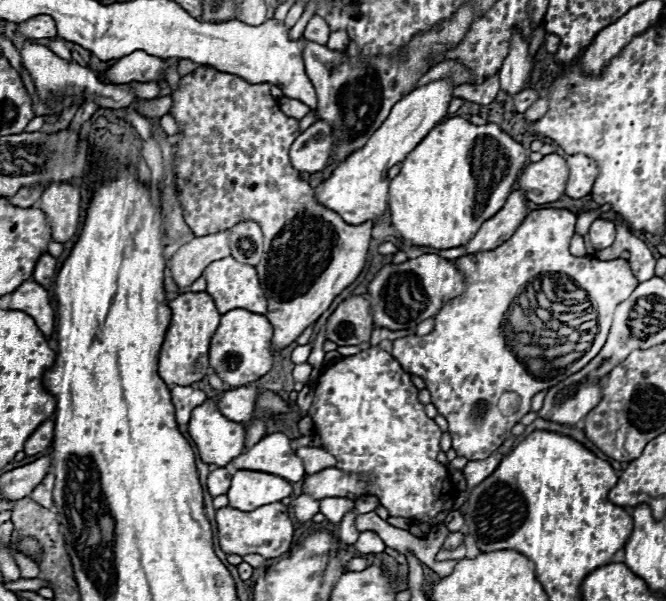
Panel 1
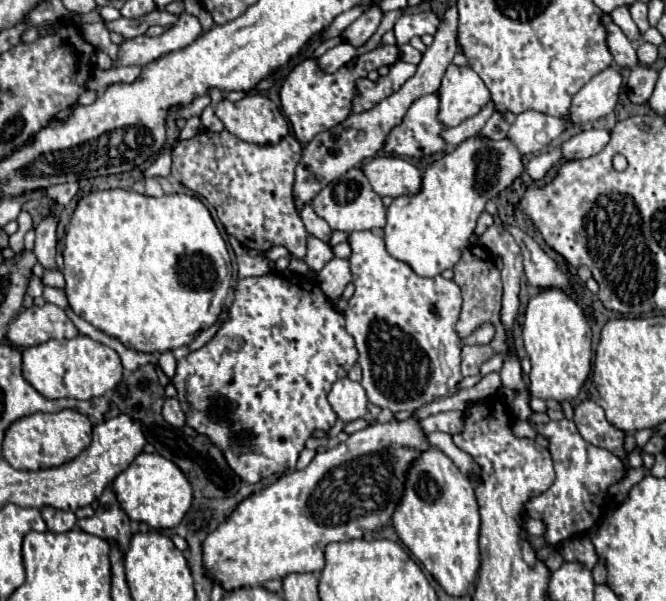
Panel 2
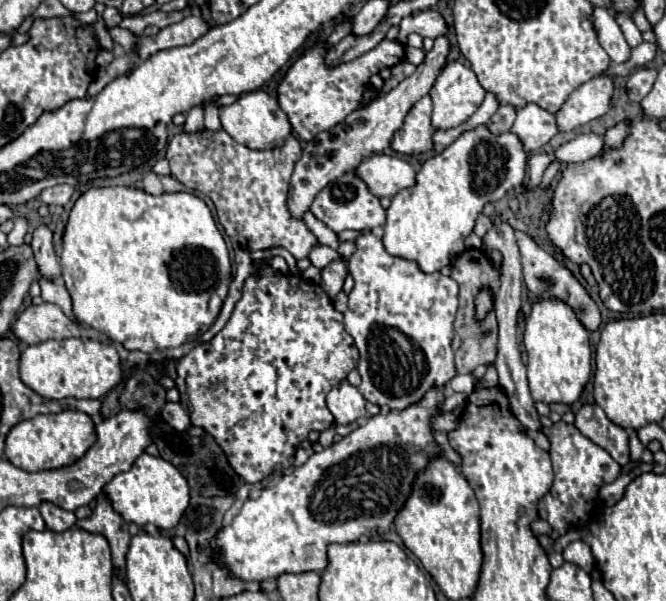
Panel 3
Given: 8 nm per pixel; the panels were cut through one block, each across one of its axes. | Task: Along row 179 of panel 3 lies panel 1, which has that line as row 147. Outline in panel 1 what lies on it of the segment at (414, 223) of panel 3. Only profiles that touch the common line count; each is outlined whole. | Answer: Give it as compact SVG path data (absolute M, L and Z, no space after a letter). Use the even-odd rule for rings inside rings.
M450 118L438 124L402 160L400 174L390 182L390 222L398 232L398 240L436 250L466 246L474 238L476 230L504 206L520 170L526 166L526 160L526 148L496 124L474 126L464 118Z

